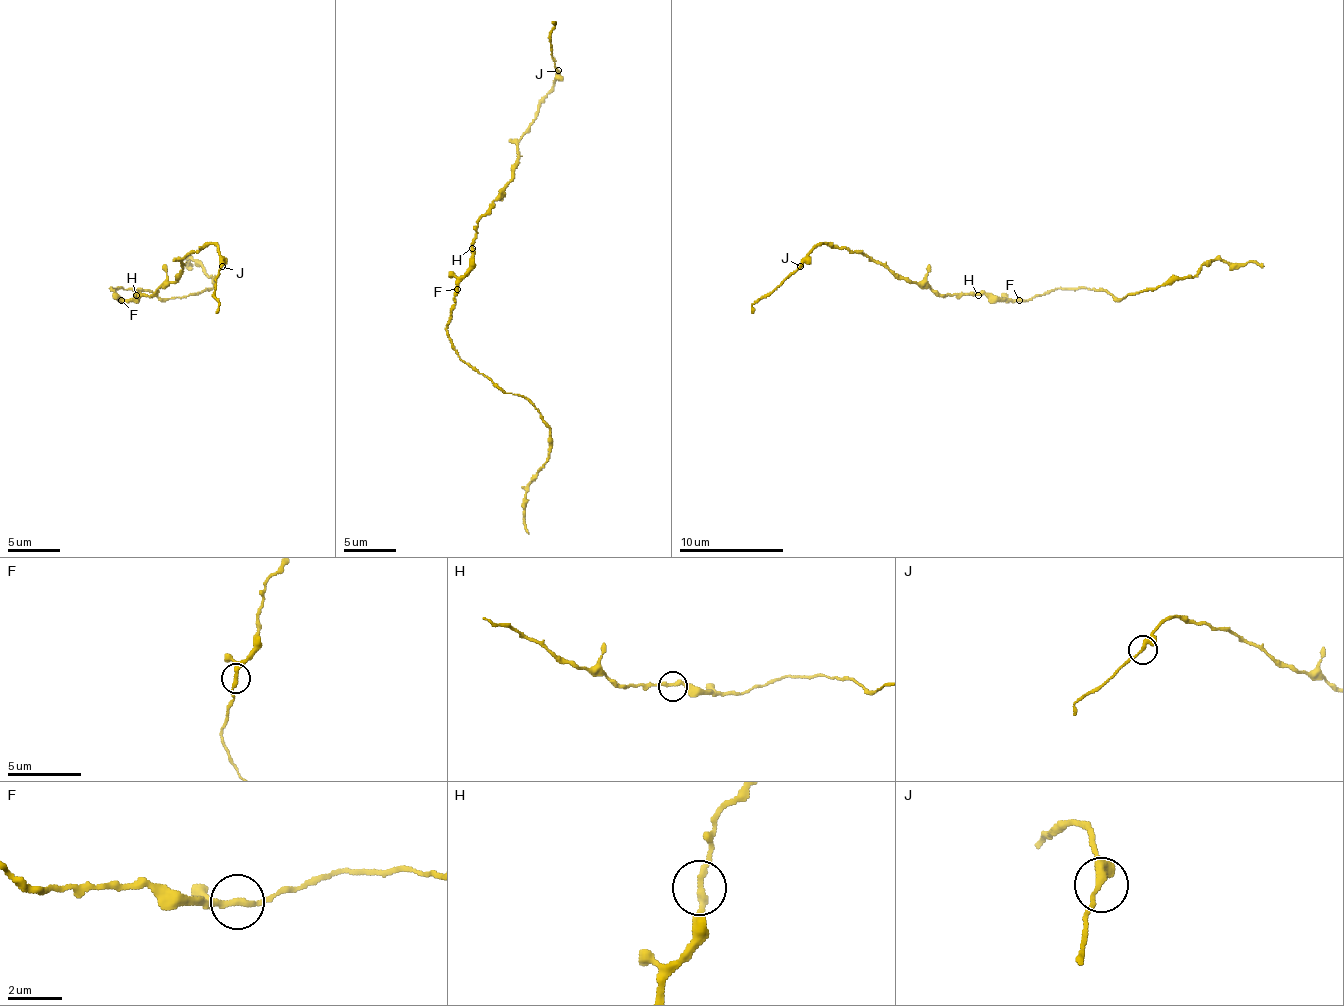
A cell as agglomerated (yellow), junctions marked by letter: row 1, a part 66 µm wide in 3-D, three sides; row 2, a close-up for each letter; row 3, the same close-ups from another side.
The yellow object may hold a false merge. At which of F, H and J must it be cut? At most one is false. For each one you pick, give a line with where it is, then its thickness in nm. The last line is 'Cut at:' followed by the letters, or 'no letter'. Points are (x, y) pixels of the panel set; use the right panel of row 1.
Cut at: no letter

